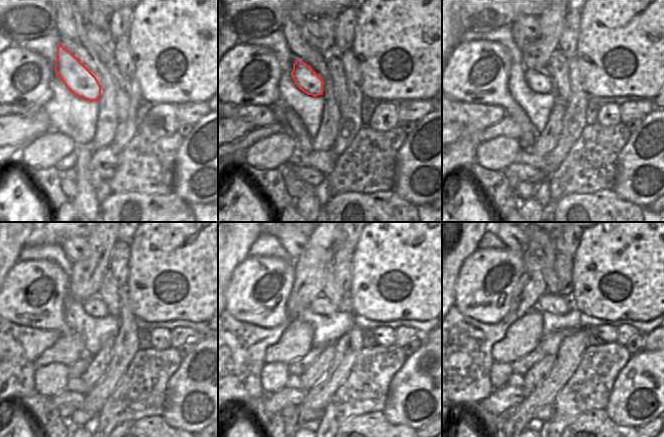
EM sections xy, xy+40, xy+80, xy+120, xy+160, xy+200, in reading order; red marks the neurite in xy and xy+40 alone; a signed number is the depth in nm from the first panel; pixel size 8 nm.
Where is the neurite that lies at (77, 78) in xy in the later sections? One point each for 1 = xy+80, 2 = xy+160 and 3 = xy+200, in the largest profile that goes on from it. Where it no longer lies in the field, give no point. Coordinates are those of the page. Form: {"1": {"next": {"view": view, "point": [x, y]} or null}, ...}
{"1": {"next": {"view": "xy+80", "point": [538, 81]}}, "2": {"next": {"view": "xy+160", "point": [320, 305]}}, "3": {"next": {"view": "xy+200", "point": [548, 303]}}}

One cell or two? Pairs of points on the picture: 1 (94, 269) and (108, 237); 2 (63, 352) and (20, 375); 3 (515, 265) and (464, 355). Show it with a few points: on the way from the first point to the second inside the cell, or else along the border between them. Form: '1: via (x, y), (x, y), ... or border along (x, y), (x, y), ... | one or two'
1: via (95, 261), (100, 245) | one
2: border along (50, 346), (39, 356), (36, 366) | two
3: border along (461, 313), (490, 324), (497, 323), (505, 316) | two

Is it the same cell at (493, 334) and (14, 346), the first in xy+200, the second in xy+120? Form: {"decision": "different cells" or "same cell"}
{"decision": "same cell"}

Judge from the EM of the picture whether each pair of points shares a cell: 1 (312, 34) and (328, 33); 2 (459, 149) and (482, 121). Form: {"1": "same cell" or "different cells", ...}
{"1": "different cells", "2": "same cell"}

